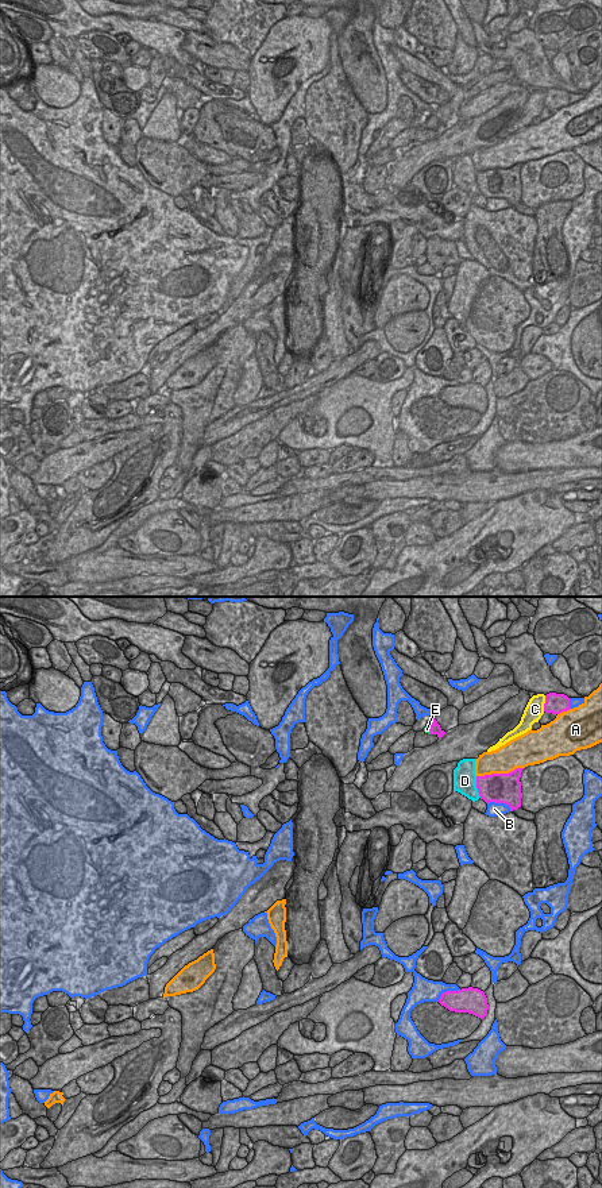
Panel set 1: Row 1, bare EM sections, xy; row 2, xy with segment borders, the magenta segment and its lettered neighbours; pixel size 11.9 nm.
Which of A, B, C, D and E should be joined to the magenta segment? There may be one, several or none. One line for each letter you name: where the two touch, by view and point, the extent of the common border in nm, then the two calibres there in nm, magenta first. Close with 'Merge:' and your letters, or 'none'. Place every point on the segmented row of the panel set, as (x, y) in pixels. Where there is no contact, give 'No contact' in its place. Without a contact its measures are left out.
Merge: none.

